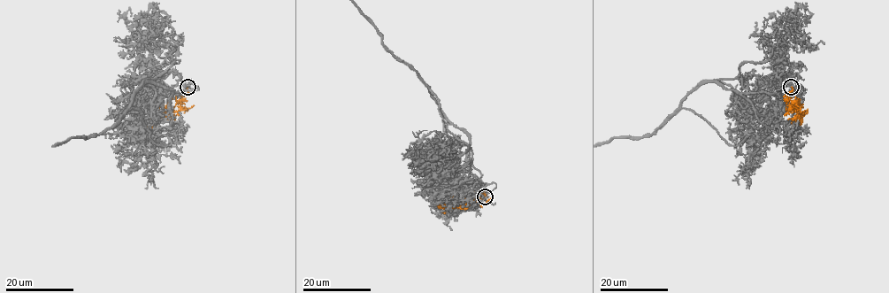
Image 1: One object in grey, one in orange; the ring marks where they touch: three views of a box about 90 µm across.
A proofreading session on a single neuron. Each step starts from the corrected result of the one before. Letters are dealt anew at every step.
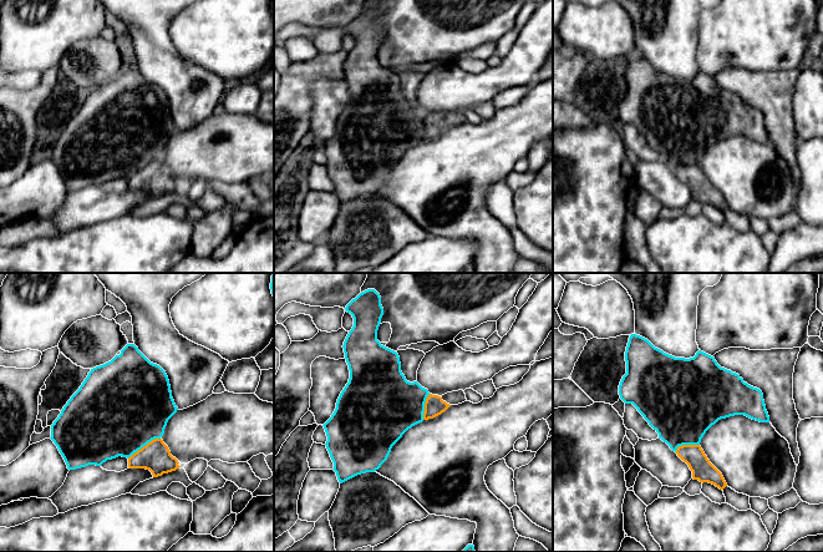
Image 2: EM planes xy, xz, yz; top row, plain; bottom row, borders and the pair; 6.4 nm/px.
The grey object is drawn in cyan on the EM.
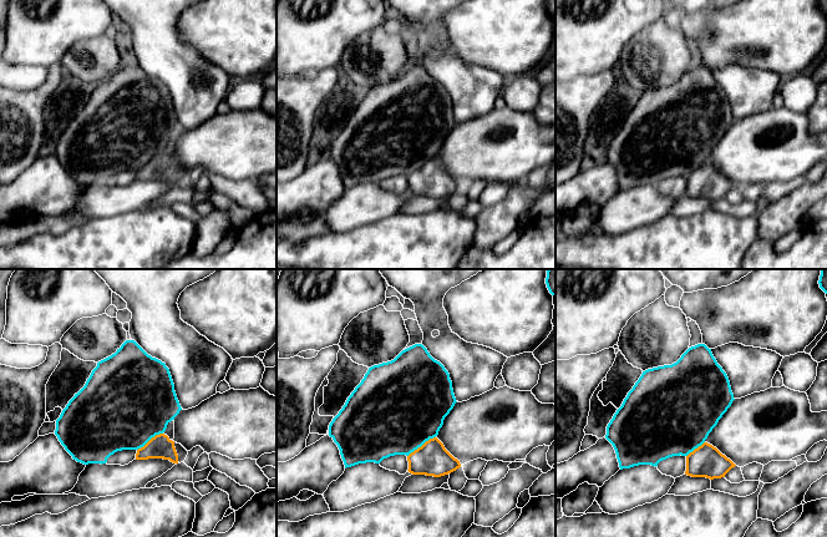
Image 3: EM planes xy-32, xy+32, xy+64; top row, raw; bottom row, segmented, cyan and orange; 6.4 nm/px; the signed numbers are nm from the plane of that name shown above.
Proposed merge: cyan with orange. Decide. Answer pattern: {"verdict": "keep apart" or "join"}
{"verdict": "join"}

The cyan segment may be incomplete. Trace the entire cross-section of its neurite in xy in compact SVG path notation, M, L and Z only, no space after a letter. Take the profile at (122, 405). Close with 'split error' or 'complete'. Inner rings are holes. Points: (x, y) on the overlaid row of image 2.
M127 344L111 361L91 369L51 425L50 439L68 470L101 466L122 456L128 459L129 469L146 469L158 477L181 467L161 439L177 410L166 371L151 363L134 344Z | split error

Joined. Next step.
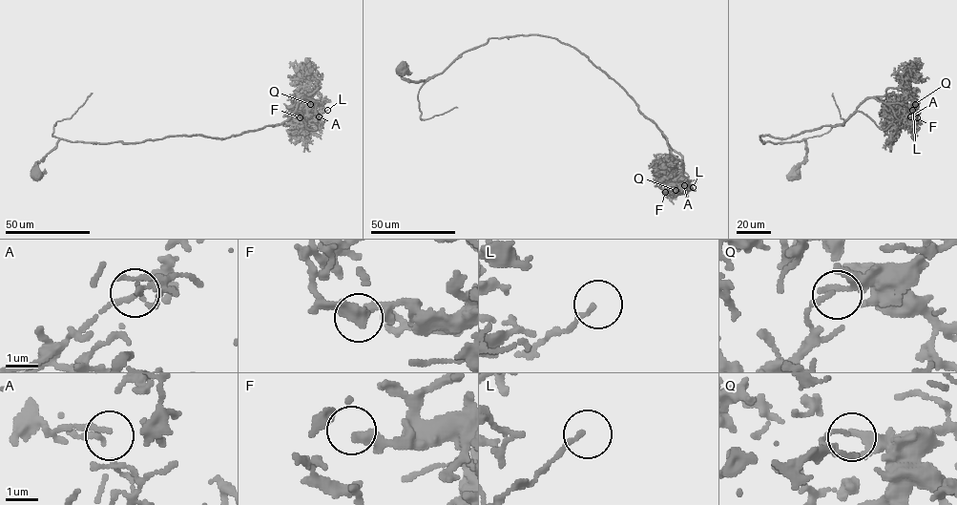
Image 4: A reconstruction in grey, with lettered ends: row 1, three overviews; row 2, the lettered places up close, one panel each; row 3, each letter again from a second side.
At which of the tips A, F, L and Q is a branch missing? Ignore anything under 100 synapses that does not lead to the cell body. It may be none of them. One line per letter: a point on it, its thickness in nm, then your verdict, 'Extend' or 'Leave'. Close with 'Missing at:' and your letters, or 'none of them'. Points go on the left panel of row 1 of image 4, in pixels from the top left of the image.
A: Place: (319, 116). Thickness 80 nm. Leave
F: Place: (300, 117). Thickness 200 nm. Leave
L: Place: (327, 110). Thickness 130 nm. Leave
Q: Place: (310, 104). Thickness 120 nm. Leave
Missing at: none of them

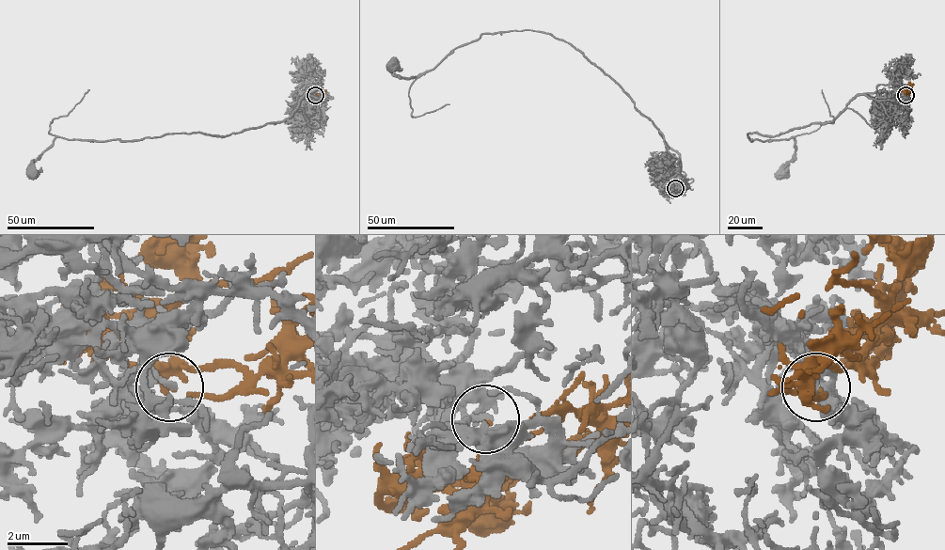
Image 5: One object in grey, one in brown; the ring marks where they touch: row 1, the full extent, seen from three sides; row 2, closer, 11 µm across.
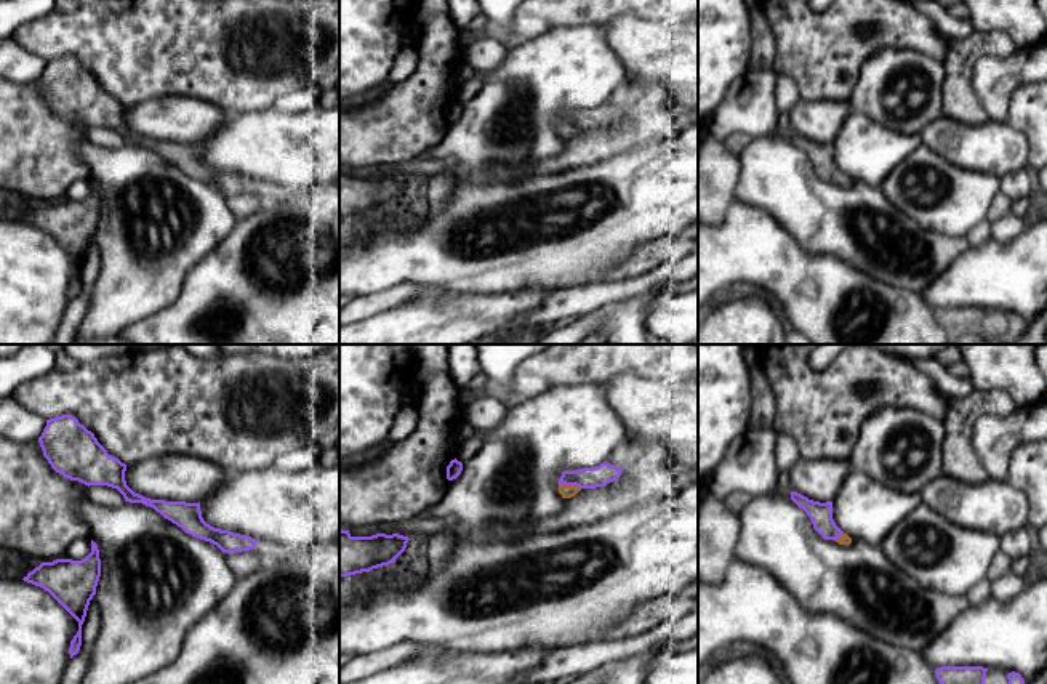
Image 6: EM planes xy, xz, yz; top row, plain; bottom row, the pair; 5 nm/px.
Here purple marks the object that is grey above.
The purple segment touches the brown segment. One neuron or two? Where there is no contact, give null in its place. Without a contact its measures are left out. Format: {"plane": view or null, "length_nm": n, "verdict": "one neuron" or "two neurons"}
{"plane": "xz", "length_nm": 110, "verdict": "one neuron"}

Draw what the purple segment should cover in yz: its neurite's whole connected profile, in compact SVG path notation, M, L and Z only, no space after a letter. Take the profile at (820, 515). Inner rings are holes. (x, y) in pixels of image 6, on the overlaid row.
M791 492L791 500L807 513L813 524L813 529L824 540L834 540L839 545L852 543L852 538L847 533L844 533L832 519L832 501L813 501L797 492Z

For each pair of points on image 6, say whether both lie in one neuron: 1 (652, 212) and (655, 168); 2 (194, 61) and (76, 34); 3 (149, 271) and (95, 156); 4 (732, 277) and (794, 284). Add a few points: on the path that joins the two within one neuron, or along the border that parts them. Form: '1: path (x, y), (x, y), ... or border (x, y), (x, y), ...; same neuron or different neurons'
1: path (652, 201), (655, 180); same neuron
2: path (165, 44), (128, 44), (104, 36); same neuron
3: path (127, 242), (114, 197), (114, 185); same neuron
4: path (748, 276), (778, 276); same neuron

